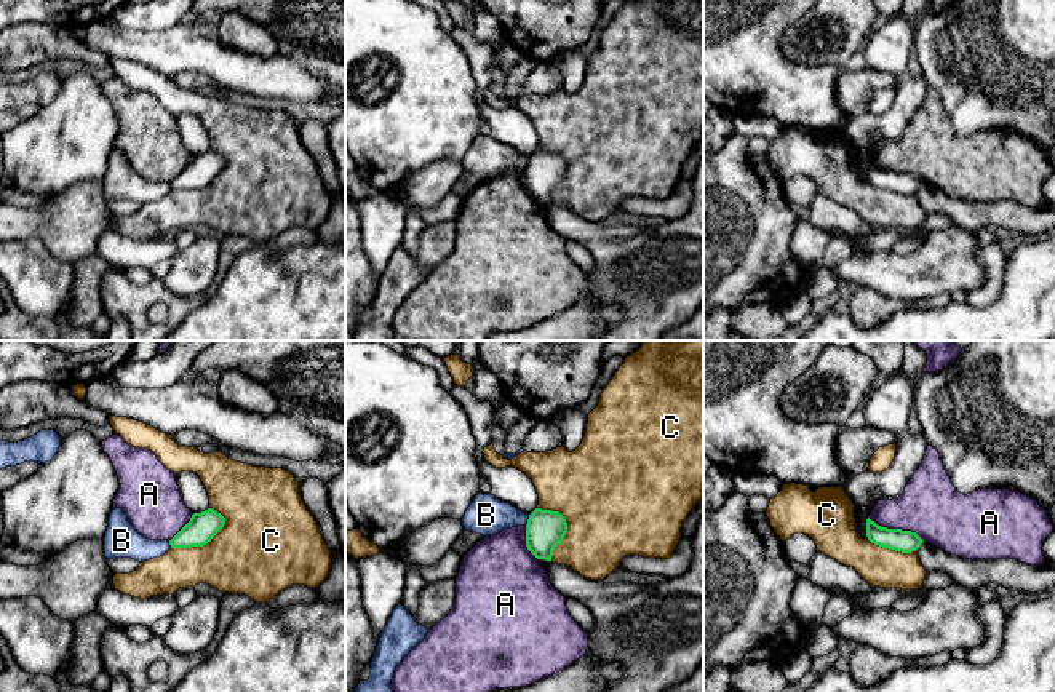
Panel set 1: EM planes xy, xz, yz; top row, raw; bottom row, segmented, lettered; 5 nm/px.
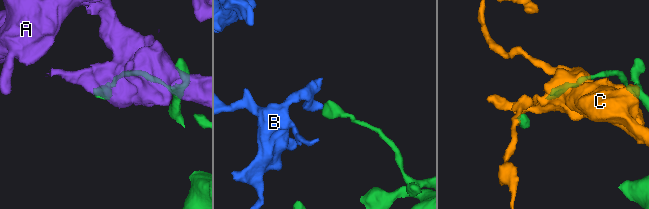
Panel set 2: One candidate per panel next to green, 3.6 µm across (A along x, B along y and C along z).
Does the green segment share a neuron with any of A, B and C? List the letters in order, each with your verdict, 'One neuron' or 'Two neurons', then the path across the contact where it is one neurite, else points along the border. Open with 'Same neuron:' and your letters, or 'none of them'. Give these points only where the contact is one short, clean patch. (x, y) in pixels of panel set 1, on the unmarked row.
Same neuron: none of them
A: Two neurons
B: Two neurons. Boundary: xz (529, 157), (525, 167)
C: Two neurons

